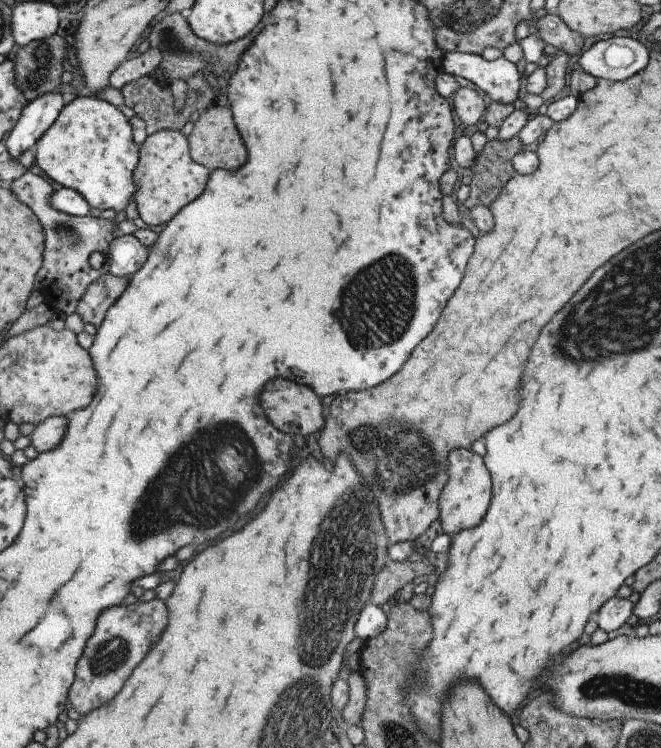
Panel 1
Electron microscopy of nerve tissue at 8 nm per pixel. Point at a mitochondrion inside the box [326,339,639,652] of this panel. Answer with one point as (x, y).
(392, 456)

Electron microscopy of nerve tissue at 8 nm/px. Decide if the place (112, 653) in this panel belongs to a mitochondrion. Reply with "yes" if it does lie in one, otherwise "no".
yes

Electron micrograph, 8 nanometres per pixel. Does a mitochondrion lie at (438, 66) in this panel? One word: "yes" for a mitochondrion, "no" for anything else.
no

